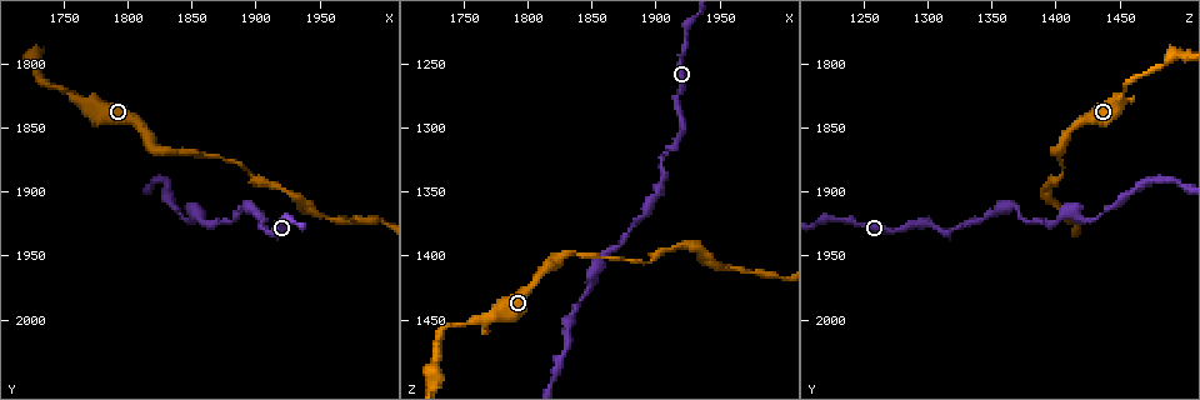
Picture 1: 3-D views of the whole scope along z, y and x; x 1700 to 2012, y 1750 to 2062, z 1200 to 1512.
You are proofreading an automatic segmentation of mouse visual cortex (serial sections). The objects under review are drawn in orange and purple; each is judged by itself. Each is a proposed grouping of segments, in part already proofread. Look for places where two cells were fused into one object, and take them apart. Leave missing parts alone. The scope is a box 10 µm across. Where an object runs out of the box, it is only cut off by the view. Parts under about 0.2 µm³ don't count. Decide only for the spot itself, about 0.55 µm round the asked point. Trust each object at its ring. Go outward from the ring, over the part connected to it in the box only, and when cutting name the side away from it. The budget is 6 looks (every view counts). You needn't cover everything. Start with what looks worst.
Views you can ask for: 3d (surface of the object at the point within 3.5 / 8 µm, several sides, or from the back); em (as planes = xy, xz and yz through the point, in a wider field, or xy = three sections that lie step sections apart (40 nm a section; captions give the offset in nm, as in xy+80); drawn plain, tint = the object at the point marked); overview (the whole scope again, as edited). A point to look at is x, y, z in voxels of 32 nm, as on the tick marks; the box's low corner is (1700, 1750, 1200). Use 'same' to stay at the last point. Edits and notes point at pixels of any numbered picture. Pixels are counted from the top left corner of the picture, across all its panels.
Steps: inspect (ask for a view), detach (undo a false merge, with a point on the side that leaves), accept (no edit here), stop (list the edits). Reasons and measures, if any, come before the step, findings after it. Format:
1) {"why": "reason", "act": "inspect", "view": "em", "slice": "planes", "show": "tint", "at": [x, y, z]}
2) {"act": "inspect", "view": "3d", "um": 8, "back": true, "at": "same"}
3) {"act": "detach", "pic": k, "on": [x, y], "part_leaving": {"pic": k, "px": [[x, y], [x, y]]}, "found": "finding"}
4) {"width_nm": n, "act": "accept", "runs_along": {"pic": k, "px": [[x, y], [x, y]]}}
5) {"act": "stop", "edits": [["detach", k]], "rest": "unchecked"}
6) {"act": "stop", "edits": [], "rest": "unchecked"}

{"why": "sharp bend", "act": "inspect", "view": "3d", "um": 8, "at": [1922, 1924, 1300]}

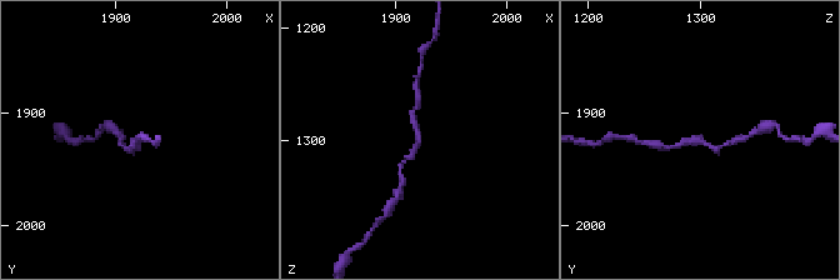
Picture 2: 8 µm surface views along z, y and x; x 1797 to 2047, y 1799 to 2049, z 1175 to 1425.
{"act": "inspect", "view": "em", "slice": "planes", "show": "tint", "at": "same"}

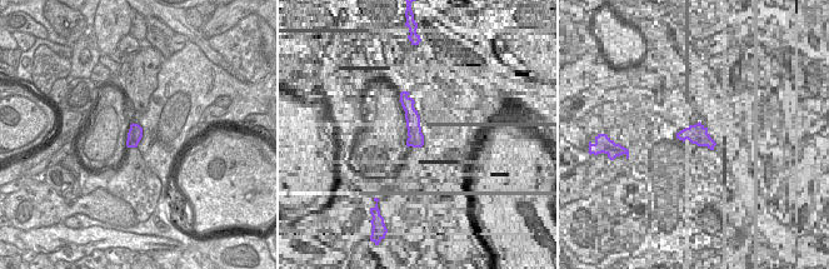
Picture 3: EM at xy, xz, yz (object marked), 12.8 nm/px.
{"width_nm": 190, "act": "accept", "runs_along": {"pic": 2, "px": [[416, 108], [419, 146], [400, 165]]}, "found": "all the same cell"}

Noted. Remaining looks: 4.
{"why": "thin neck", "act": "inspect", "view": "3d", "um": 3.5, "at": [1840, 1916, 1438]}

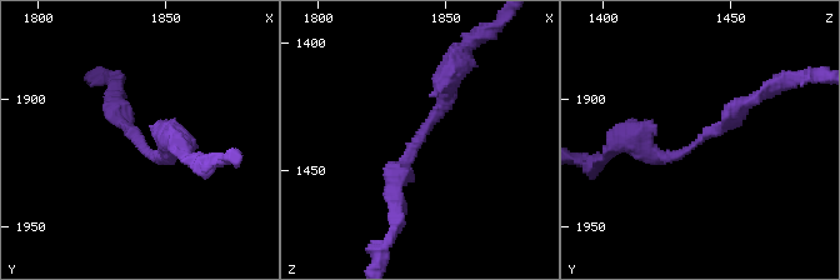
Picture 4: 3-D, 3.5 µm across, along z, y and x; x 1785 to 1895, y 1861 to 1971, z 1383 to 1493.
{"act": "inspect", "view": "em", "slice": "xy", "step": 2, "show": "tint", "at": [1840, 1915, 1438]}

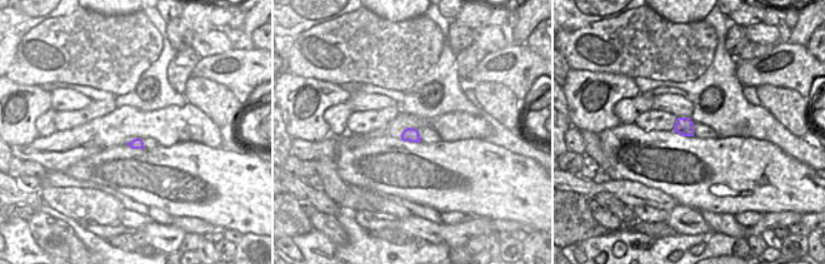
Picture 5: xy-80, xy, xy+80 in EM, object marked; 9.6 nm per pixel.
{"width_nm": 130, "act": "accept", "runs_along": {"pic": 4, "px": [[448, 79], [398, 200]]}, "found": "continuous, no second cell"}

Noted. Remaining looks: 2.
{"act": "stop", "edits": [], "rest": "unchecked"}

